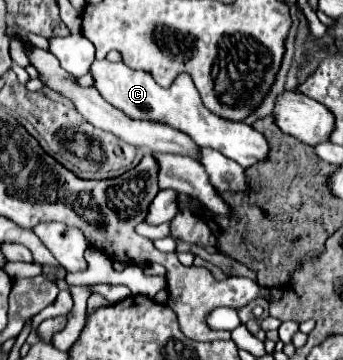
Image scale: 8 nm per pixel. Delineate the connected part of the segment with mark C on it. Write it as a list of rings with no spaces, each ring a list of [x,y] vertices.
[[[106,59],[94,61],[90,67],[90,75],[92,75],[94,87],[100,91],[100,95],[132,119],[156,121],[156,123],[174,127],[174,129],[186,133],[196,145],[212,147],[216,151],[220,151],[224,157],[240,163],[242,167],[250,167],[268,155],[268,141],[262,137],[262,133],[252,129],[248,123],[230,121],[230,119],[218,117],[210,109],[206,109],[204,103],[200,103],[200,95],[198,95],[194,83],[186,75],[178,77],[178,81],[174,81],[172,87],[164,89],[152,79],[150,73],[134,71],[128,65],[124,65],[122,61],[110,63]]]

